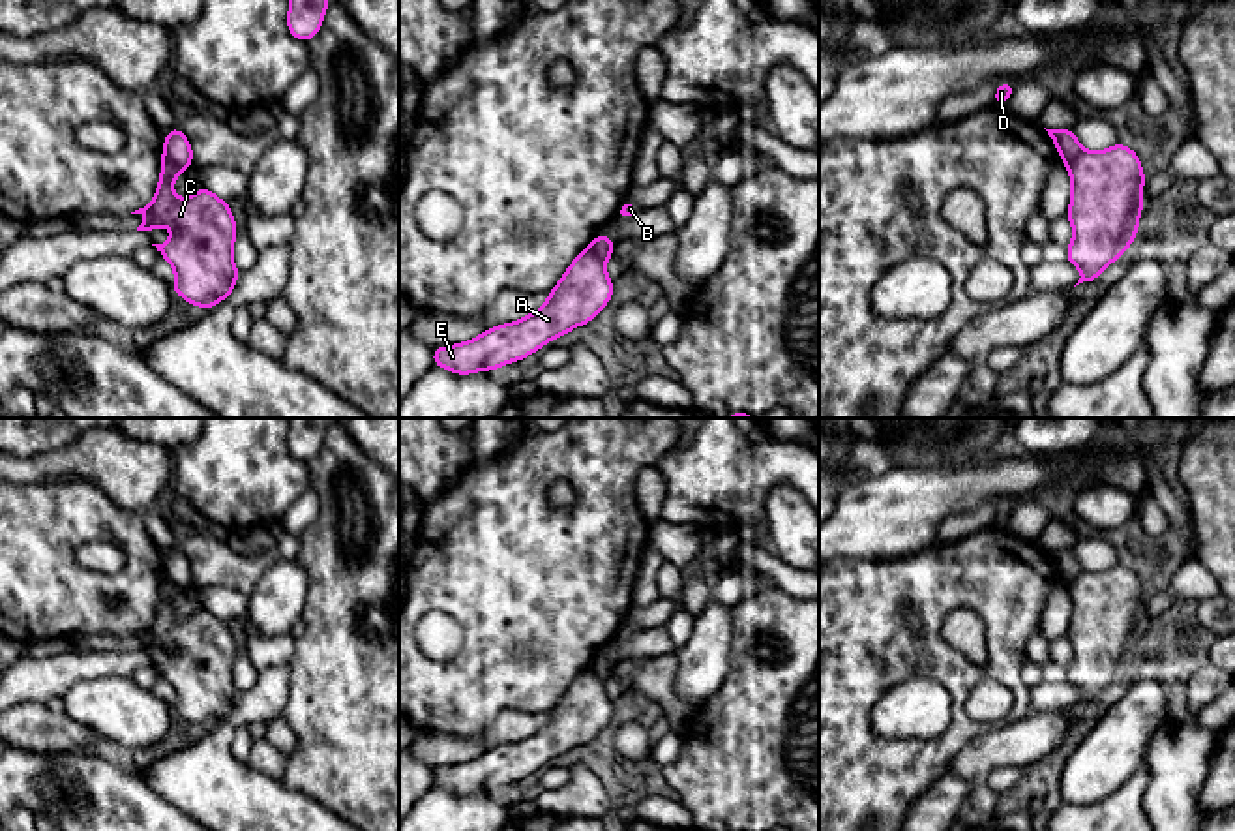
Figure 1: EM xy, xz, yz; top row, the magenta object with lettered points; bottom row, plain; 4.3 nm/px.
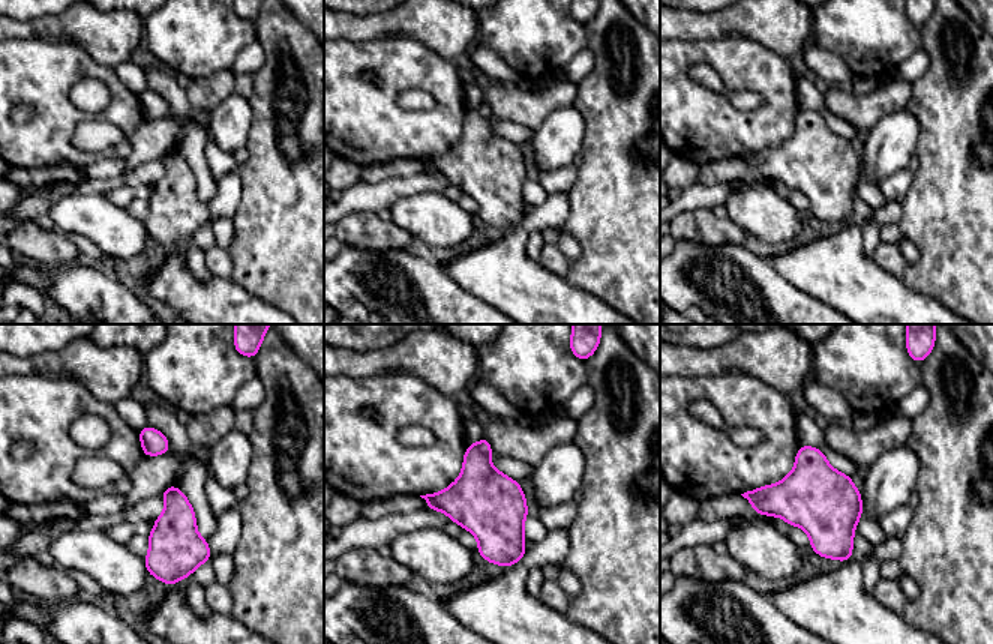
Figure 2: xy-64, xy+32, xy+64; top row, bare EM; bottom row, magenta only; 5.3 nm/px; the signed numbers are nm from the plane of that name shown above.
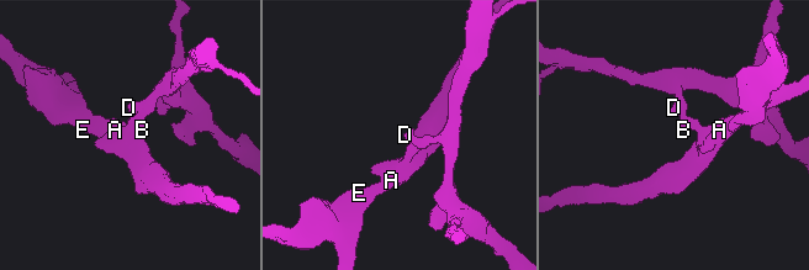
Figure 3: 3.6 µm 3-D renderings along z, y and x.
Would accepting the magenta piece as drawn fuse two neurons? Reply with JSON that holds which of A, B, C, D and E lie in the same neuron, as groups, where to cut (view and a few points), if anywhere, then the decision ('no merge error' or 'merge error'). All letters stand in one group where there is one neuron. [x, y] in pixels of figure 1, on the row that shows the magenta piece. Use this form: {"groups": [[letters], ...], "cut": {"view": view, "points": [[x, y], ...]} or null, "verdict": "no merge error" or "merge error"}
{"groups": [["A", "C", "E"], ["B", "D"]], "cut": {"view": "xy", "points": [[163, 154], [182, 169]]}, "verdict": "merge error"}

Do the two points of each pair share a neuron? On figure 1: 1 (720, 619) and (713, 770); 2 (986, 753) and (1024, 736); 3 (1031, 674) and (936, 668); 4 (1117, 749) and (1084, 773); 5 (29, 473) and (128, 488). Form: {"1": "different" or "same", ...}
{"1": "different", "2": "same", "3": "different", "4": "same", "5": "same"}

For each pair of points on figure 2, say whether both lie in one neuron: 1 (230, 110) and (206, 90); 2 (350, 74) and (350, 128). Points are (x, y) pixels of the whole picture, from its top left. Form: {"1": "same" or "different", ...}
{"1": "different", "2": "same"}

